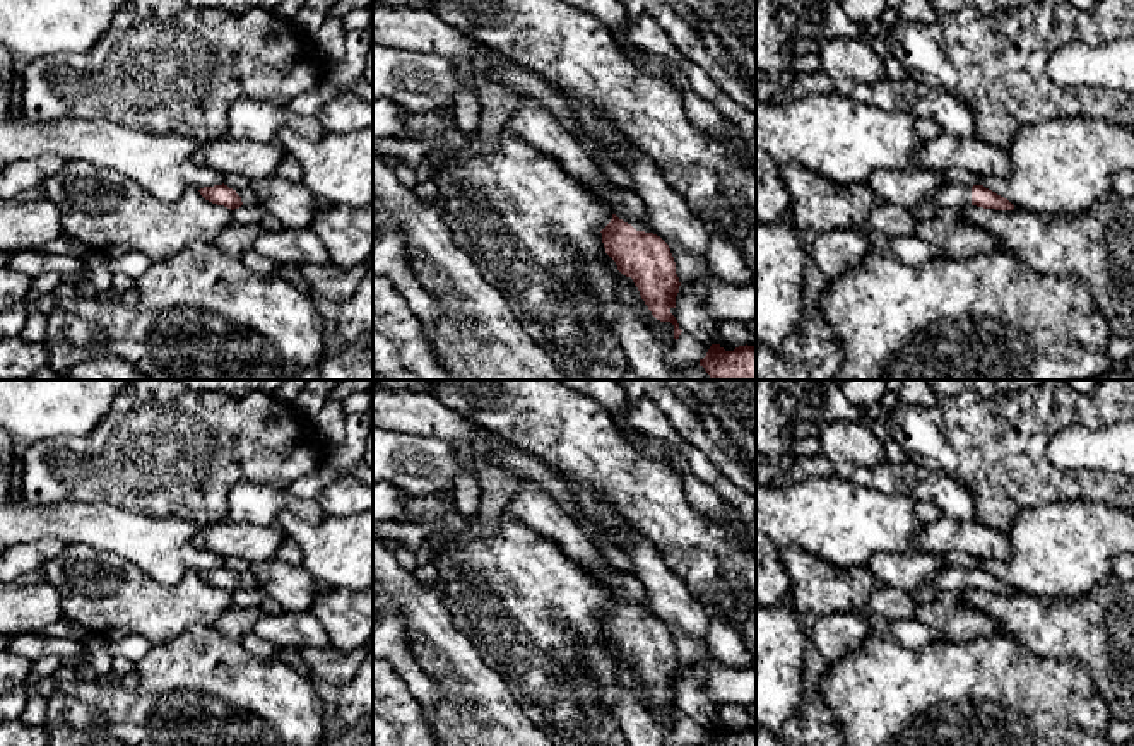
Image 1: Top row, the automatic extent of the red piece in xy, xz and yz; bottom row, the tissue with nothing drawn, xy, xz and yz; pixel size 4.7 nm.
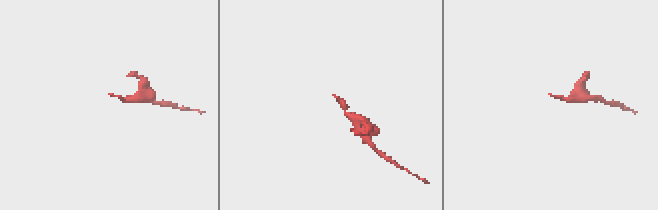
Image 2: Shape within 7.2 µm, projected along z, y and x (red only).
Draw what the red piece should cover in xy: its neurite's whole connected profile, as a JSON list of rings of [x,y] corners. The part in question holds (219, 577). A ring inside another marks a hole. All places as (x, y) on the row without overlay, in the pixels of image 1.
[[[227,568],[204,570],[198,573],[200,578],[217,589],[224,589],[231,594],[239,592],[241,589],[257,589],[260,587],[257,578],[250,573],[233,573]]]

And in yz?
[[[944,566],[927,582],[927,585],[932,585],[936,590],[953,590],[960,594],[966,589],[995,594],[1014,592],[1014,589],[1007,582],[997,578],[983,568],[970,570],[961,566]]]

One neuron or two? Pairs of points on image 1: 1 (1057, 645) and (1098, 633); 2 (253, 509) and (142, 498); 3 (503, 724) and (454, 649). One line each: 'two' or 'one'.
1: one
2: two
3: one

